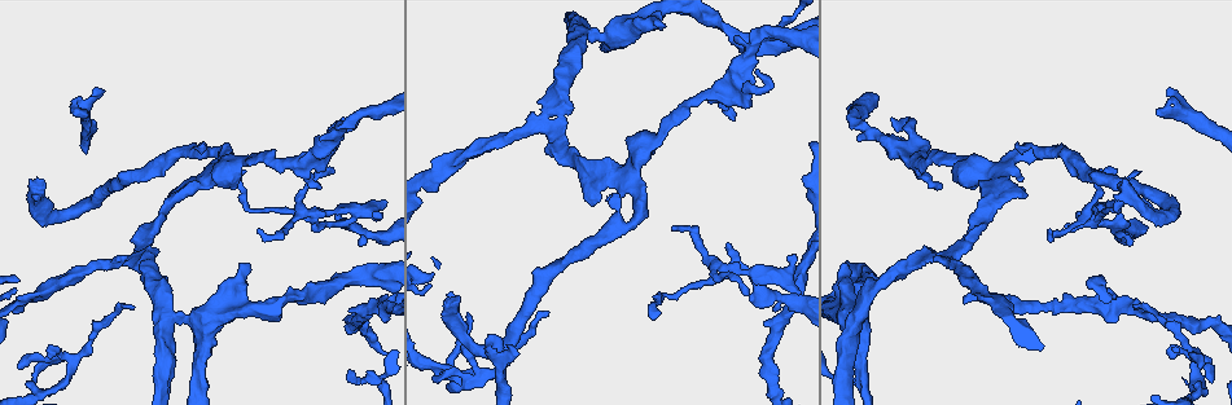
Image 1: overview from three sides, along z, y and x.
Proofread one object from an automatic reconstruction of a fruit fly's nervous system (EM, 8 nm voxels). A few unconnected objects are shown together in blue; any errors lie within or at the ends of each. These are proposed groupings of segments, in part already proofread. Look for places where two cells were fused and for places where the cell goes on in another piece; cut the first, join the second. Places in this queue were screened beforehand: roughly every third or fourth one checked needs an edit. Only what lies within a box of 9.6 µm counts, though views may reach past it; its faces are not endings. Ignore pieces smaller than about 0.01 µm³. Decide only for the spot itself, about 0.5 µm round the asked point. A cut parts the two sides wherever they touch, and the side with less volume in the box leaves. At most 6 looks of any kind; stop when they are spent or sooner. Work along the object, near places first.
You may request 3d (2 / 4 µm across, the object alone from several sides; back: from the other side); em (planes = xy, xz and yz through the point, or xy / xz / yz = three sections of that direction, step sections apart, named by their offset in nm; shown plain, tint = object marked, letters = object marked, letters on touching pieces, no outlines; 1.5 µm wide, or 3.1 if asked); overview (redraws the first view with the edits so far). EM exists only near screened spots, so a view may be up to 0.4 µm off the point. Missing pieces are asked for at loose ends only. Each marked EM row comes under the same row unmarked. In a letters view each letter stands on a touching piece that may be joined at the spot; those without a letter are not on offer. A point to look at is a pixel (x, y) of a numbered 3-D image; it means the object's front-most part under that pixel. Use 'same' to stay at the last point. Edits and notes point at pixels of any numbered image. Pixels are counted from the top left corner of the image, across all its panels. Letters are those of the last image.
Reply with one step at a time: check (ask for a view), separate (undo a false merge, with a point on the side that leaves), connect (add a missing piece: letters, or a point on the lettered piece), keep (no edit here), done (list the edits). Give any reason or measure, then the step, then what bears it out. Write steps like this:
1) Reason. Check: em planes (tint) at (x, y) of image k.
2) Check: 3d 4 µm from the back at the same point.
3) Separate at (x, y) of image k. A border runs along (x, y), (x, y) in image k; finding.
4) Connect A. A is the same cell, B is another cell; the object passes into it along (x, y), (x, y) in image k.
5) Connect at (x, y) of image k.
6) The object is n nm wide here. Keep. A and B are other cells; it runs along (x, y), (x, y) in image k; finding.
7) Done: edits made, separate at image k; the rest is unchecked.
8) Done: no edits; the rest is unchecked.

Thin end. Check: 3d 4 µm from the back at (1139, 171) of image 1.

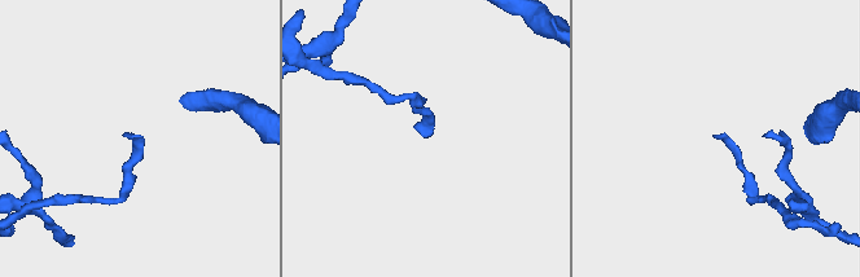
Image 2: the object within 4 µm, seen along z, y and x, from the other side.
Shape alone is not enough. Check: em planes (letters) at (715, 136) of image 2.

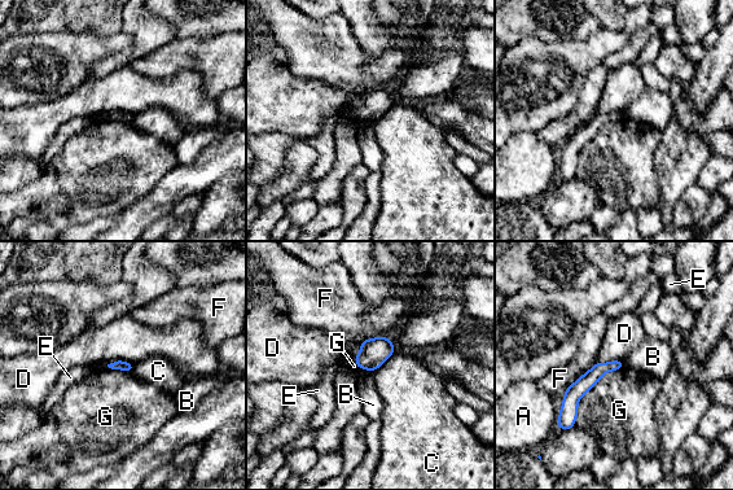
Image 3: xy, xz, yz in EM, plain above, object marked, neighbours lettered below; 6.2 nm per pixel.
Keep. A, B, C, D, E, F and G are other cells; it runs along (618, 363), (571, 397), (569, 424) in image 3; none of them fits.

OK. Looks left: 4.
Check: 3d 2 µm at (1025, 191) of image 1.

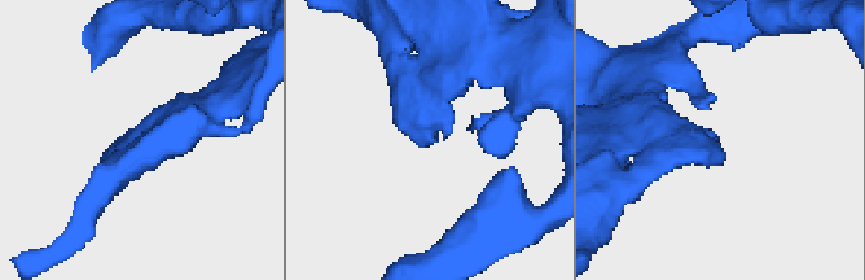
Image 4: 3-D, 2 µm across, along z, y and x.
Check: em xz step 4 (tint) at (713, 146) of image 4.

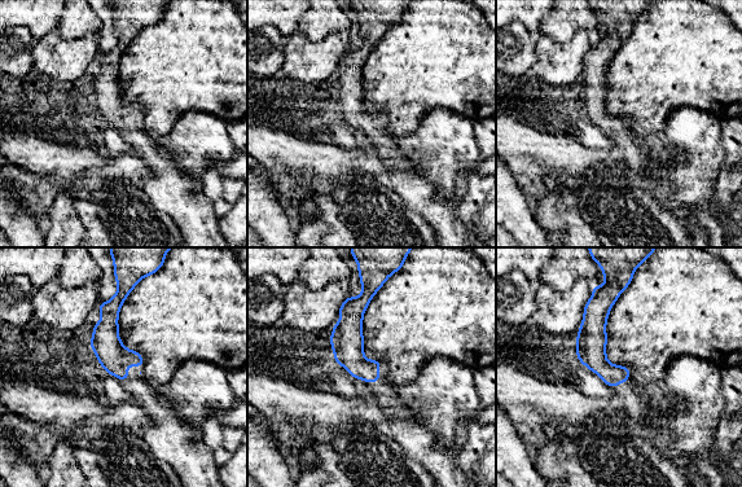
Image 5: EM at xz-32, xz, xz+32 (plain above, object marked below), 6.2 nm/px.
Check: em planes (letters) at the same point.

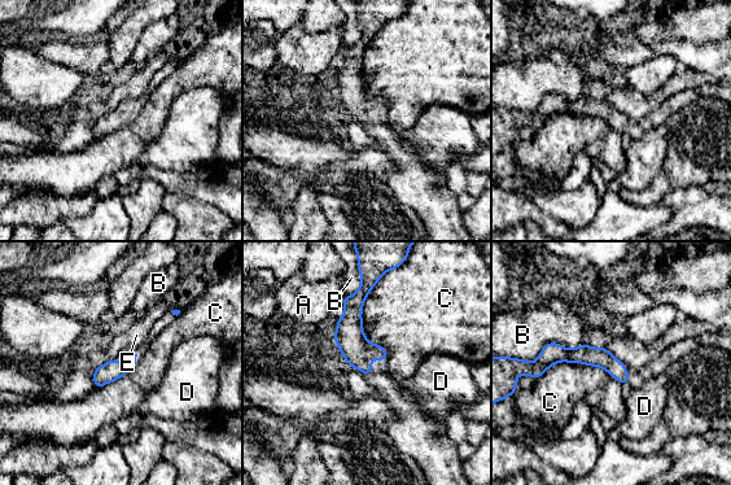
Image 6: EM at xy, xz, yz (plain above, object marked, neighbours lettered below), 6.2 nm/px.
The object is 120 nm wide here. Keep. A, B, C, D and E are other cells; it runs along (538, 372), (554, 355), (594, 355), (625, 379) in image 6; no lettered piece goes on from it.

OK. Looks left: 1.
Thick turns thin. Check: em planes (letters) at (245, 164) of image 1.

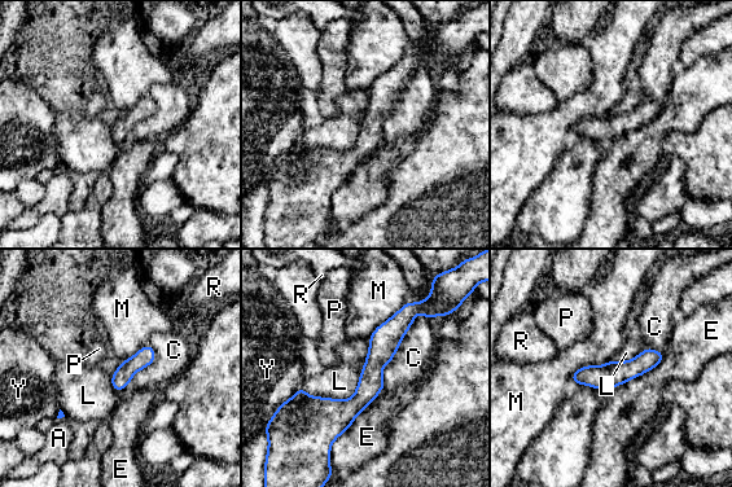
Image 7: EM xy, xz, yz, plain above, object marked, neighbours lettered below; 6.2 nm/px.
Keep. A, C, E, L, M, P, R and Y are other cells; it runs along (412, 314), (349, 408), (294, 402) in image 7; all the same cell.

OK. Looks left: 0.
Done: no edits; the rest is unchecked.

